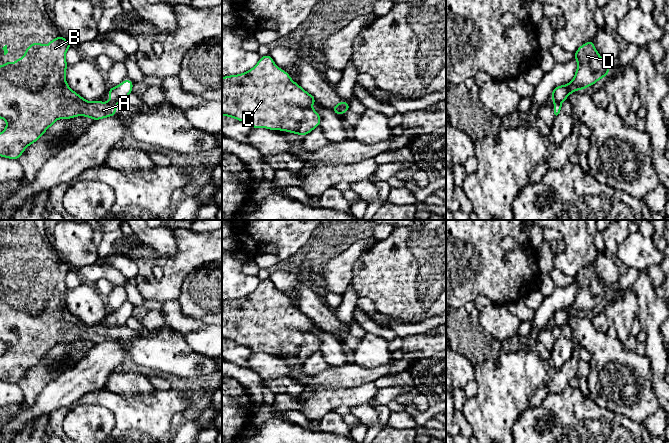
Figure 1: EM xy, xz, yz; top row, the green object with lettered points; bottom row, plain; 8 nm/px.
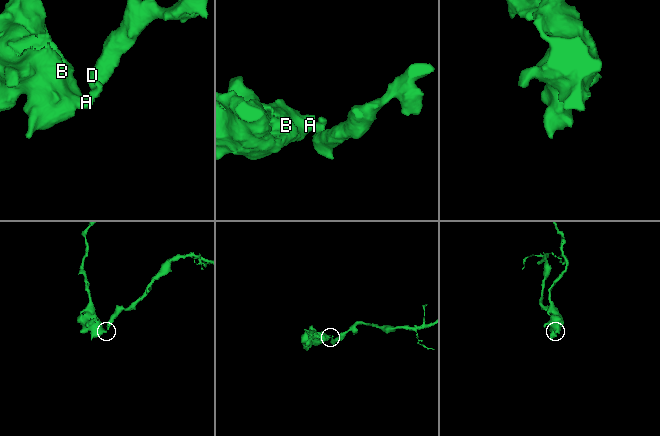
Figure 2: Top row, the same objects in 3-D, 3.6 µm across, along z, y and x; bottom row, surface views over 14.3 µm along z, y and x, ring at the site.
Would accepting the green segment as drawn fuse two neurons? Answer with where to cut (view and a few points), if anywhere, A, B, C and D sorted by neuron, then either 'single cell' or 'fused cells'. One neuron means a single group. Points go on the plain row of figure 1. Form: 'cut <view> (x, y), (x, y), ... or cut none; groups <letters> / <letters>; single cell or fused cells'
cut yz (553, 325), (559, 327); groups A B C / D; fused cells

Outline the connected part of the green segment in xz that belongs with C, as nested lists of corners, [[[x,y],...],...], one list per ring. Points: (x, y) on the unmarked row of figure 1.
[[[269,278],[262,280],[247,296],[222,301],[222,339],[247,347],[254,353],[281,354],[304,361],[321,346],[320,338],[311,331],[313,327],[317,327],[315,321],[293,306]]]

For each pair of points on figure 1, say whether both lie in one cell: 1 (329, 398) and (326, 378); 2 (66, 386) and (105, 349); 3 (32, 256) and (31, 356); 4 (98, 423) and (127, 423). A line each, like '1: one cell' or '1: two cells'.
1: two cells
2: one cell
3: one cell
4: two cells

